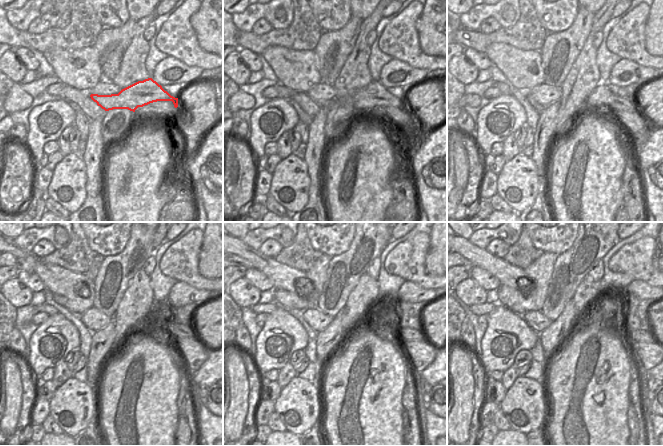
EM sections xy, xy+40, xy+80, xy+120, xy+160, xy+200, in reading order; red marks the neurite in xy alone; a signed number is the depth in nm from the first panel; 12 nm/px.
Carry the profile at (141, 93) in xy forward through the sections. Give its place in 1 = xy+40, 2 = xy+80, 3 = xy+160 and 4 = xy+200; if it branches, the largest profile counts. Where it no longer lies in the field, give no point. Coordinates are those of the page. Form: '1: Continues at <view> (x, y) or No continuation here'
1: Continues at xy+40 (374, 94)
2: Continues at xy+80 (601, 96)
3: Continues at xy+160 (407, 334)
4: Continues at xy+200 (640, 336)

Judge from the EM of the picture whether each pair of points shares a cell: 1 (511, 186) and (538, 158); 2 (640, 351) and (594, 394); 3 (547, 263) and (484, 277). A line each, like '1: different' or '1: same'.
1: different
2: different
3: different

